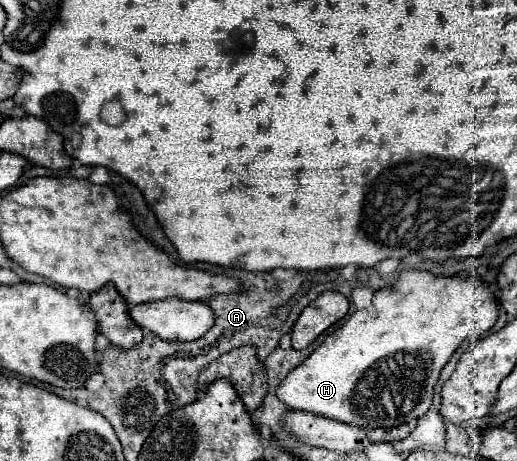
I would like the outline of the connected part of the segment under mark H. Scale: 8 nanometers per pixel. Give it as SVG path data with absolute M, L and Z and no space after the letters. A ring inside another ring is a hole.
M403 270L399 274L399 290L391 286L377 290L369 308L357 310L343 326L331 332L301 366L287 374L277 388L277 398L295 410L359 428L401 426L429 410L439 374L459 344L471 336L483 336L495 326L497 318L497 294L481 278L435 276L423 270Z

